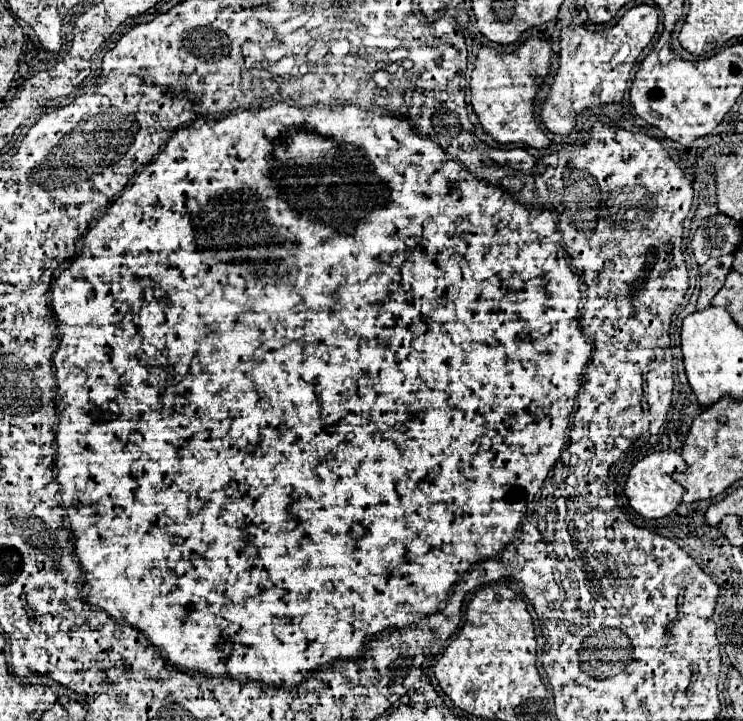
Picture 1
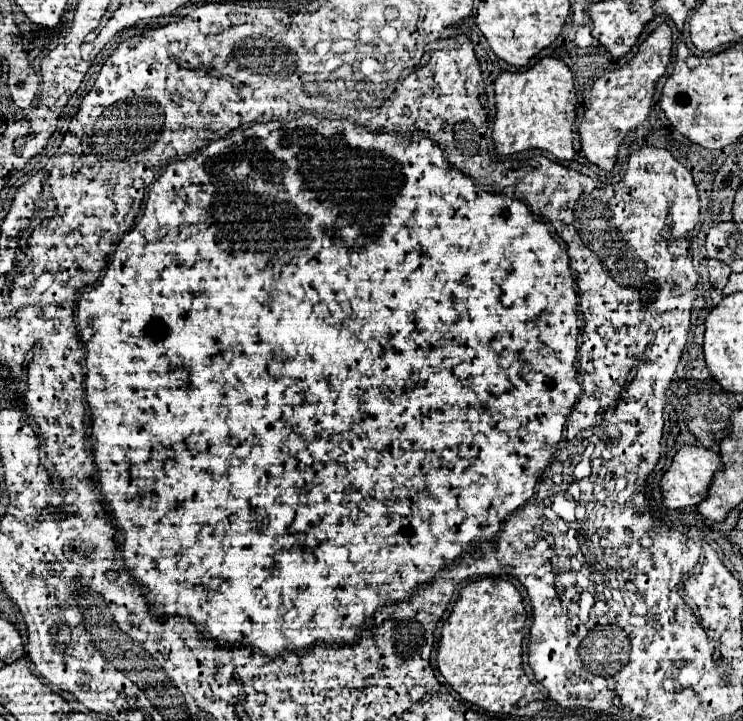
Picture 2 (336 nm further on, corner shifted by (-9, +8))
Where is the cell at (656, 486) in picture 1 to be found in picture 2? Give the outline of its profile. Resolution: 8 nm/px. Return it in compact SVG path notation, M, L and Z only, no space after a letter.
M682 446L674 460L672 466L664 472L660 480L660 490L662 490L662 502L666 508L684 508L684 506L696 506L708 492L708 486L712 482L714 472L722 468L722 460L714 450L708 450L704 446Z

